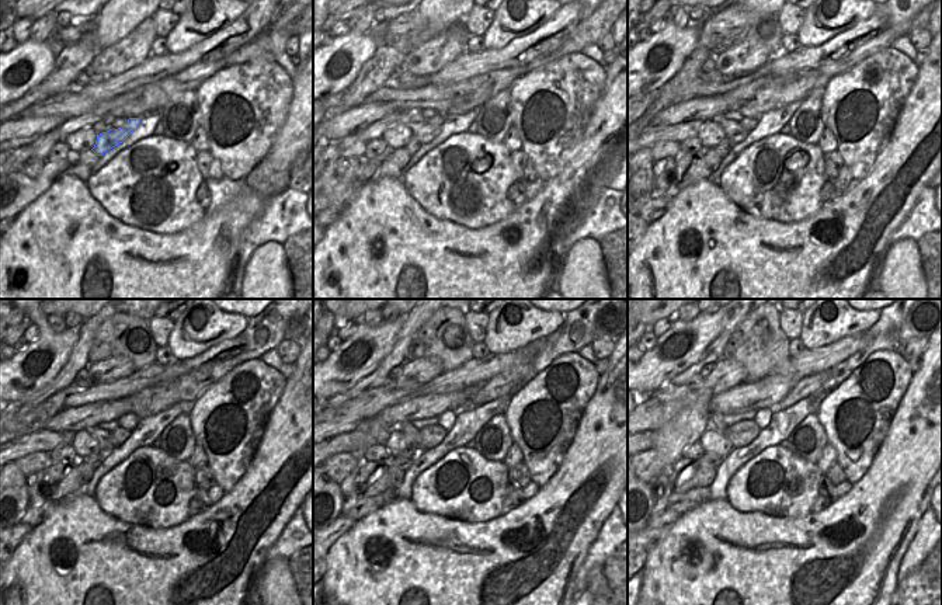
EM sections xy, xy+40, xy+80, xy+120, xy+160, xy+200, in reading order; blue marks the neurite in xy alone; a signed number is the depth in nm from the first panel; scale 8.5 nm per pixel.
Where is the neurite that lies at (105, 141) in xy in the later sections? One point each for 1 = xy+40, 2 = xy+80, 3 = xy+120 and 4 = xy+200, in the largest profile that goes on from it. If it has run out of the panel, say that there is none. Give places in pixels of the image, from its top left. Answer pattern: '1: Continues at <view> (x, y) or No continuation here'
1: Continues at xy+40 (423, 132)
2: Continues at xy+80 (734, 132)
3: Continues at xy+120 (101, 437)
4: Continues at xy+200 (706, 459).

